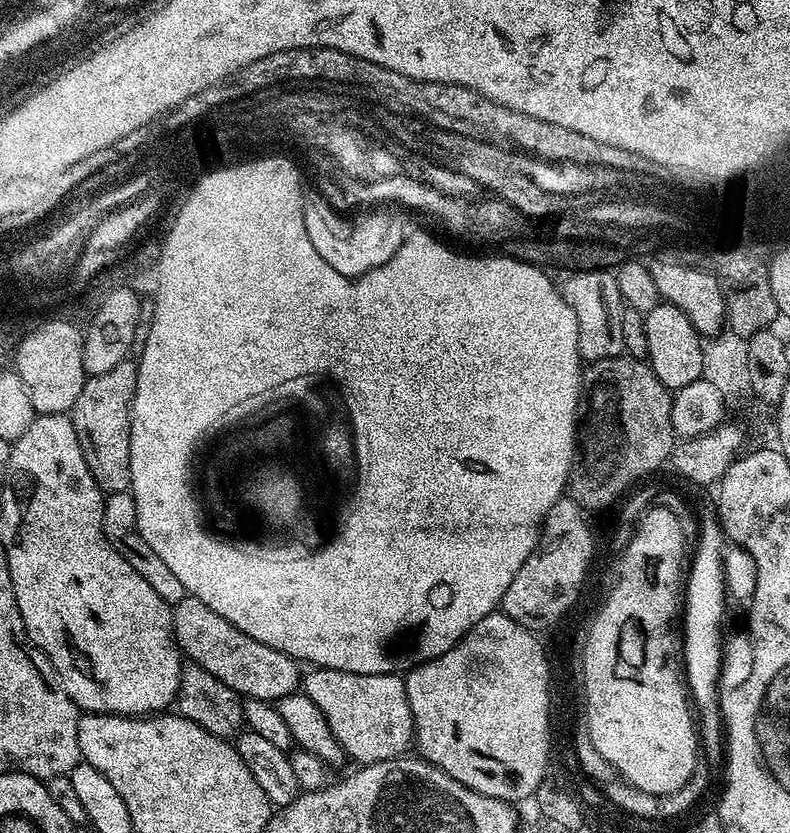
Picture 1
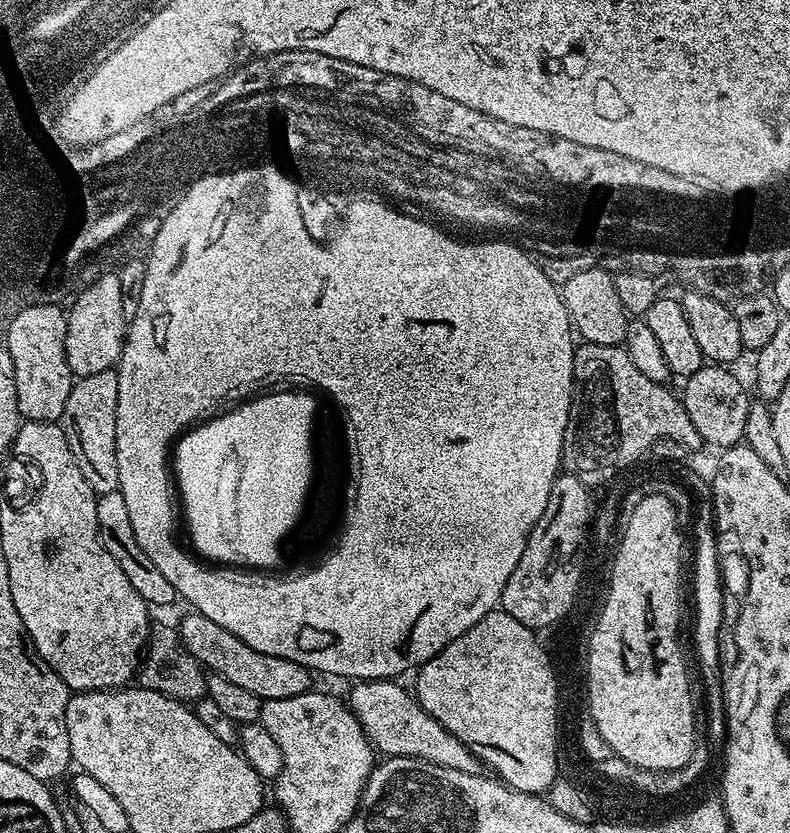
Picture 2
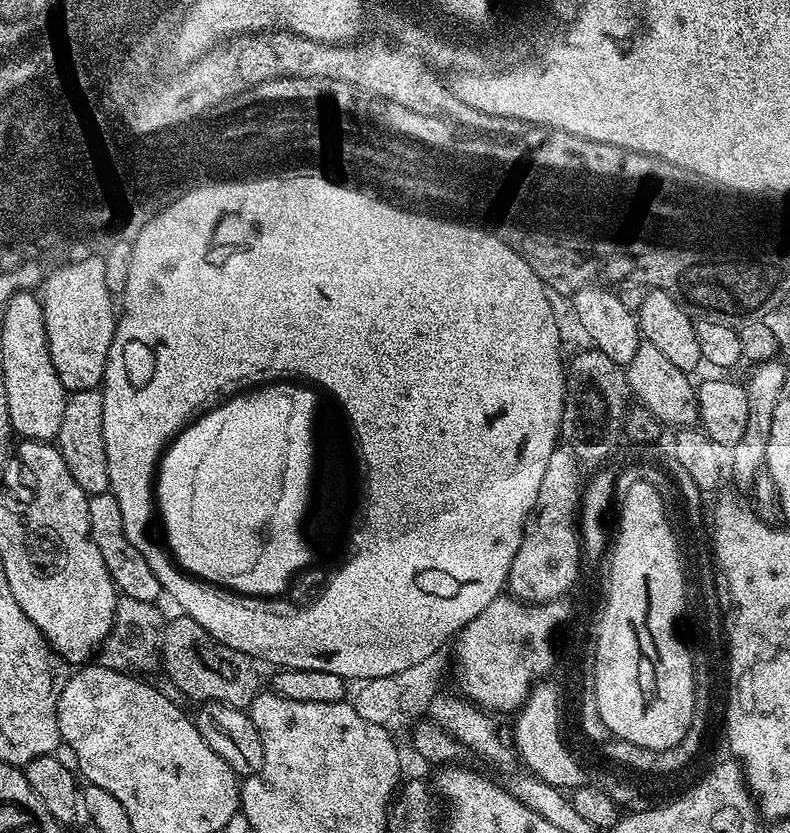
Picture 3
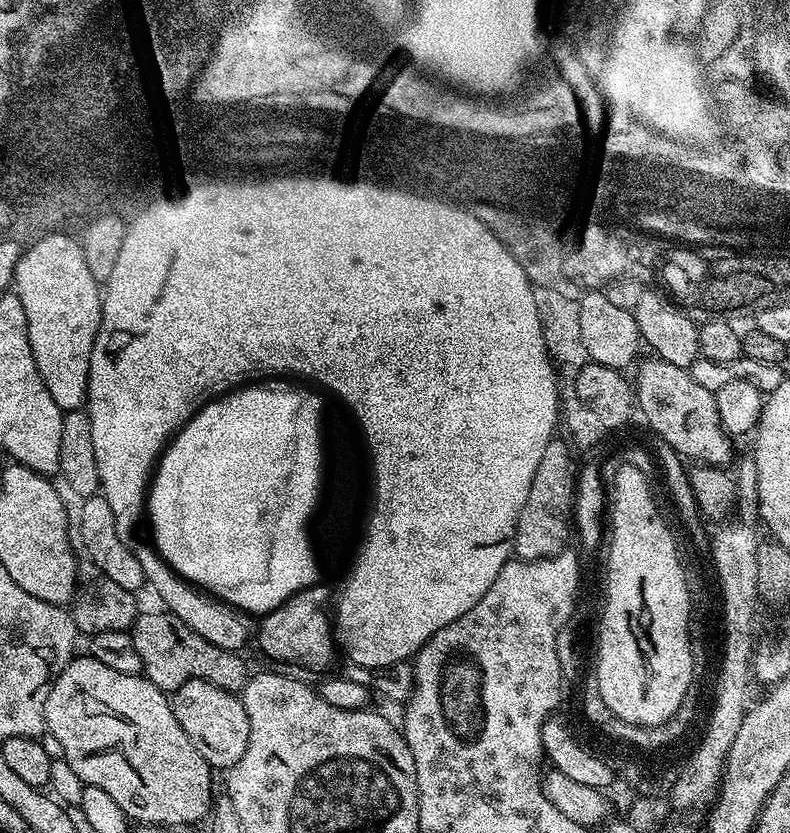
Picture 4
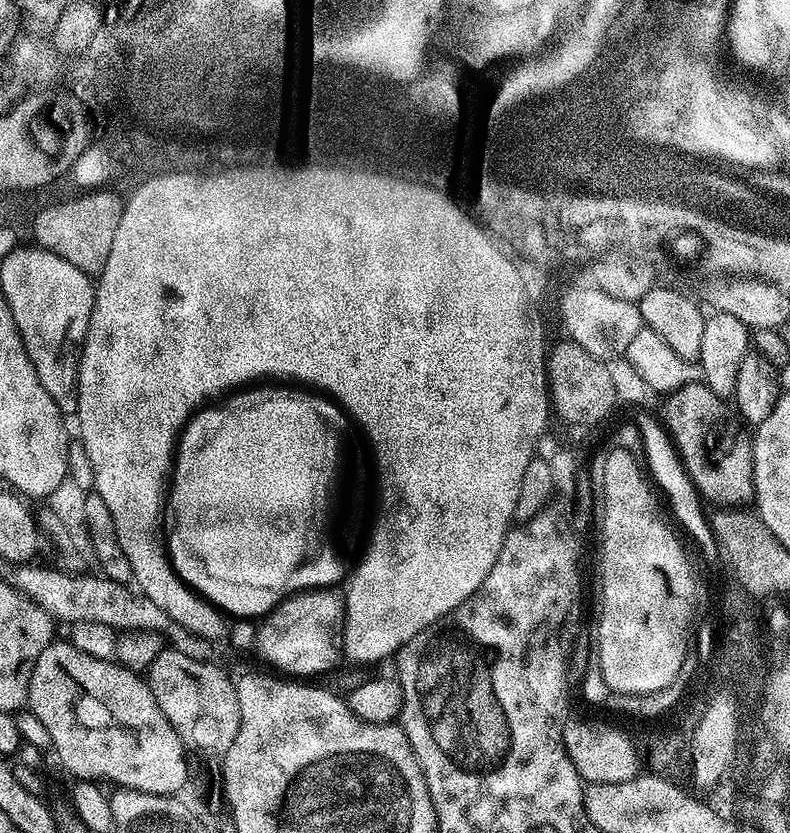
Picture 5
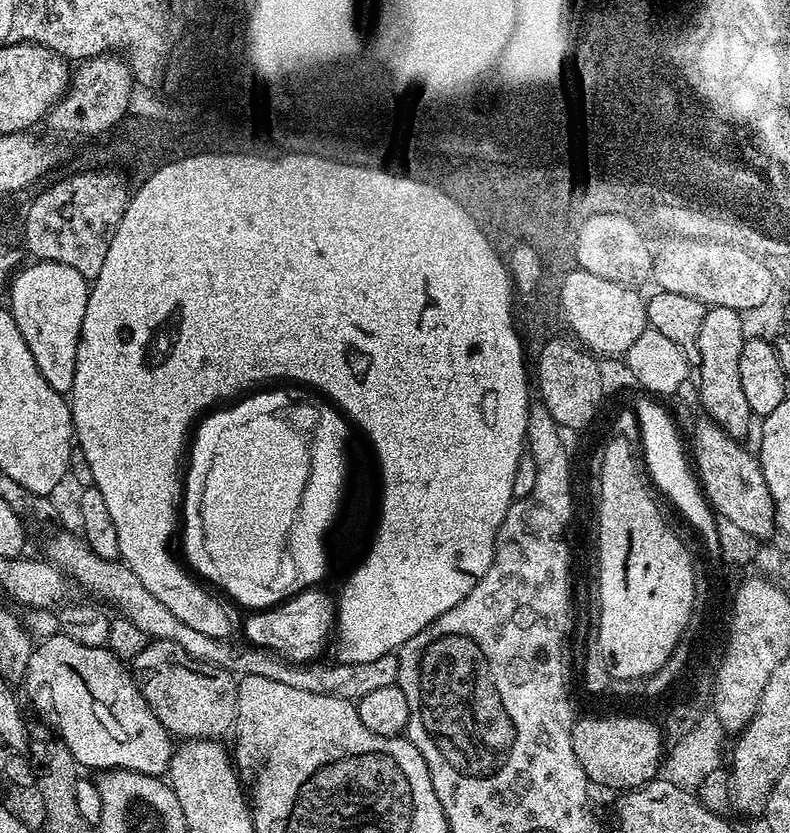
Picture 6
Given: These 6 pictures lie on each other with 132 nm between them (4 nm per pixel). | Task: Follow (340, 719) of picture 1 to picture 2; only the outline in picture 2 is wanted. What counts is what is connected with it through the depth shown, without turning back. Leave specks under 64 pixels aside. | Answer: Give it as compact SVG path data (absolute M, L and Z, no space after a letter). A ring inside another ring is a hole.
M392 678L366 680L353 683L351 687L352 693L346 696L346 703L358 718L377 753L385 757L418 758L434 766L446 766L446 770L462 770L466 774L481 775L482 765L476 755L465 744L458 742L458 738L454 738L446 726L438 723L400 682Z

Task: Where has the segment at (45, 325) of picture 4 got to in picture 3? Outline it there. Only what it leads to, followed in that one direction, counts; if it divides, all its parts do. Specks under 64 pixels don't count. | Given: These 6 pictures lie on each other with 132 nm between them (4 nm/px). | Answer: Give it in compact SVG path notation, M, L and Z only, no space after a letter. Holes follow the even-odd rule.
M93 254L88 260L74 262L73 265L64 265L58 270L54 270L42 285L42 303L44 305L44 321L46 322L46 342L50 350L50 362L54 362L54 370L58 374L58 382L62 382L65 393L81 392L91 388L99 389L104 383L104 371L106 370L106 358L110 354L110 342L114 338L116 321L118 319L118 308L114 303L114 297L110 290L106 290L106 270L103 259L99 255Z

